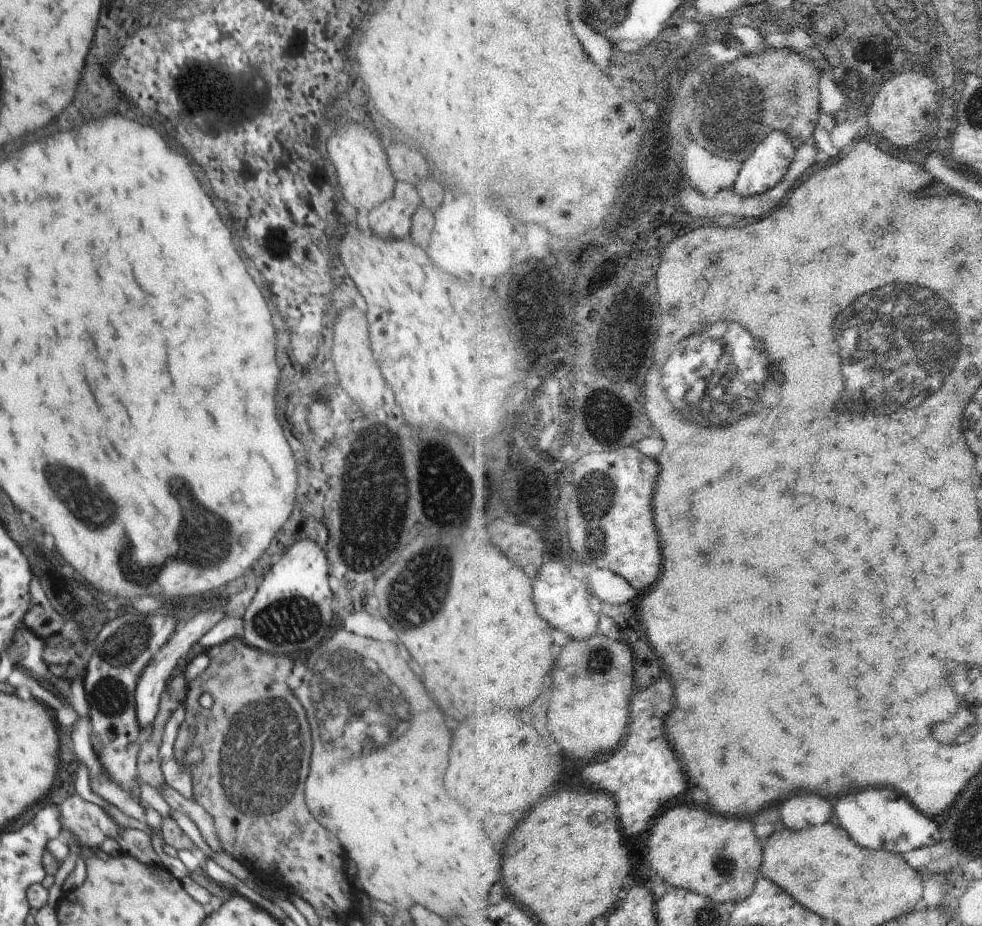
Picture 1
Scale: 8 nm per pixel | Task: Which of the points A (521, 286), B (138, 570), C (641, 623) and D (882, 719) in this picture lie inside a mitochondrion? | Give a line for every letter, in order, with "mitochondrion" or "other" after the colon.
A: other
B: mitochondrion
C: other
D: other

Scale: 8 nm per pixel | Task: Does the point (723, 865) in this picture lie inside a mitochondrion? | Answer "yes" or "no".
yes

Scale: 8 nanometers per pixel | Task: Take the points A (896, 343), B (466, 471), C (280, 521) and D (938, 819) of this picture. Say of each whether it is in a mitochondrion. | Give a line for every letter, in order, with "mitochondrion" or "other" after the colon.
A: mitochondrion
B: other
C: other
D: other

